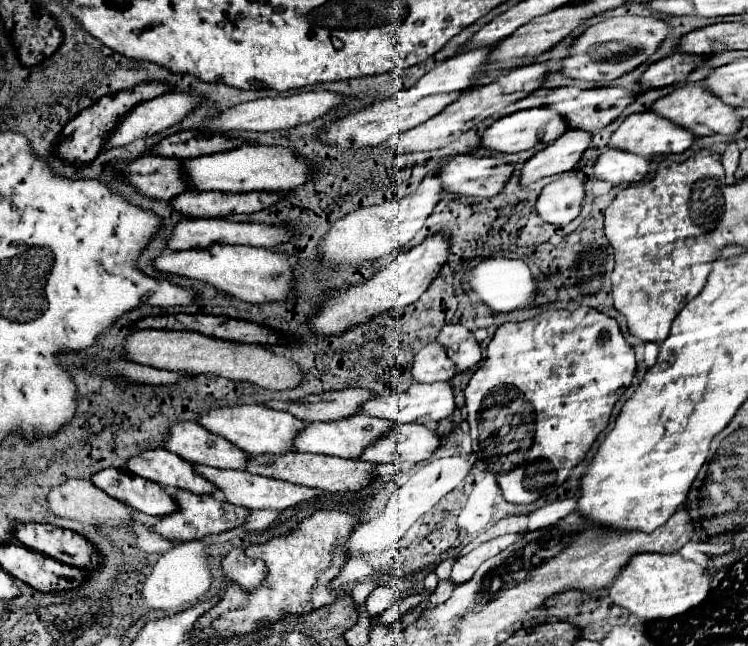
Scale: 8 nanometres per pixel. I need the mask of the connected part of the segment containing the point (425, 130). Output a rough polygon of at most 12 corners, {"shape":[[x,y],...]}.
{"shape":[[529,64],[462,94],[441,114],[397,134],[391,150],[423,154],[455,142],[473,118],[499,114],[541,86]]}

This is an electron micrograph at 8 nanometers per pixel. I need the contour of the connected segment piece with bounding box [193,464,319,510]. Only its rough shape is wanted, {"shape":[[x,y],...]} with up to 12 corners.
{"shape":[[193,466],[225,502],[285,510],[319,490],[245,470]]}

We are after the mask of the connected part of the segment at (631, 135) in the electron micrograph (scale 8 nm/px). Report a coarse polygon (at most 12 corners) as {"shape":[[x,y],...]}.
{"shape":[[653,114],[627,116],[609,148],[679,154],[695,134]]}

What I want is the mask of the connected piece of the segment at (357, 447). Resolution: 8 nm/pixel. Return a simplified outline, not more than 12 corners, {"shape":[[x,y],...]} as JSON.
{"shape":[[367,414],[305,422],[293,450],[355,458],[395,424]]}

